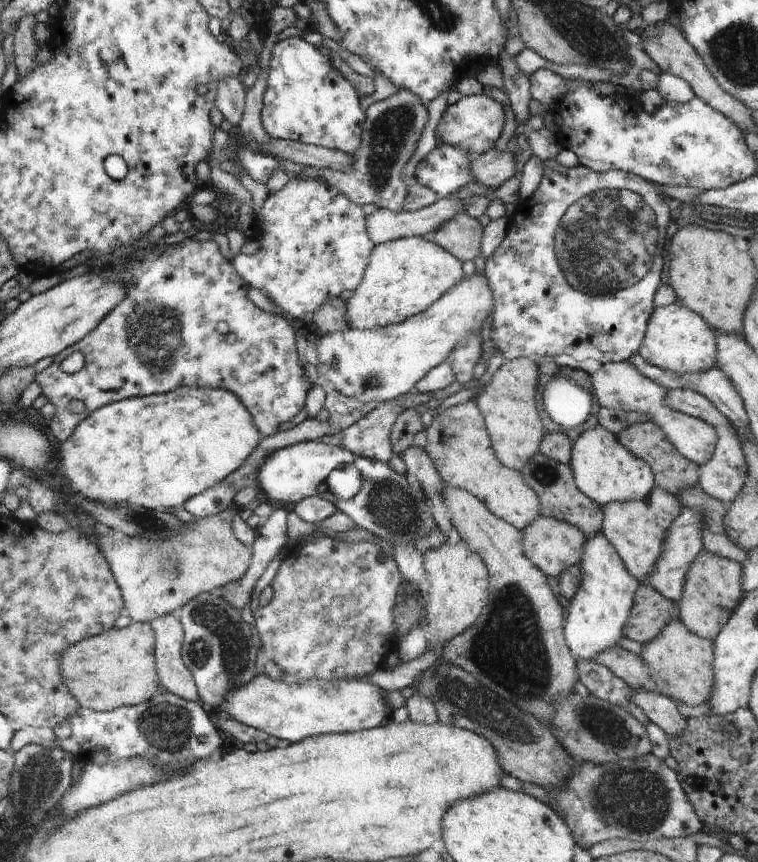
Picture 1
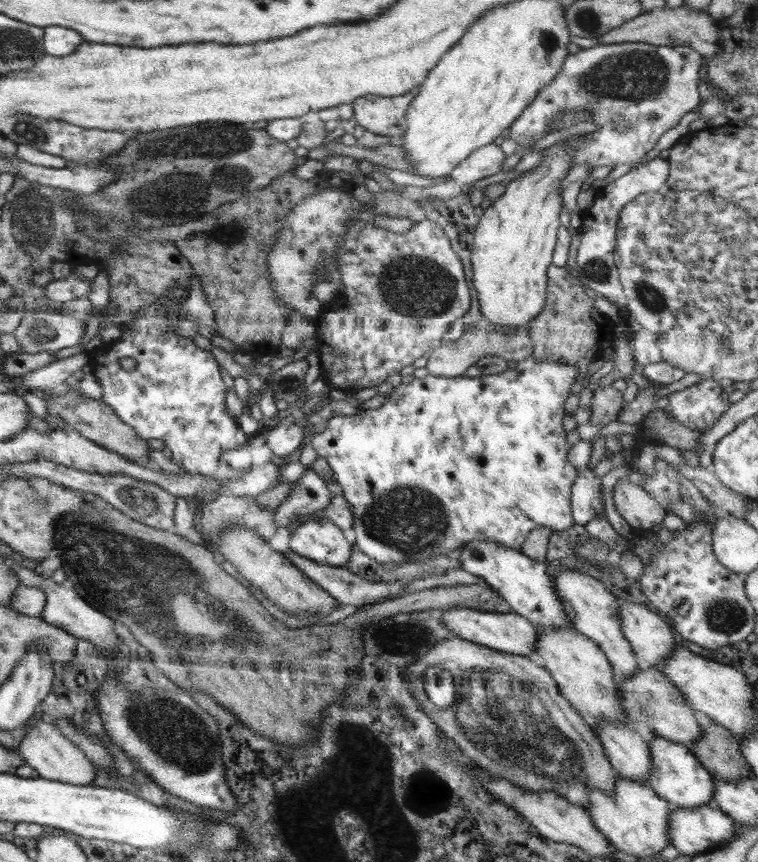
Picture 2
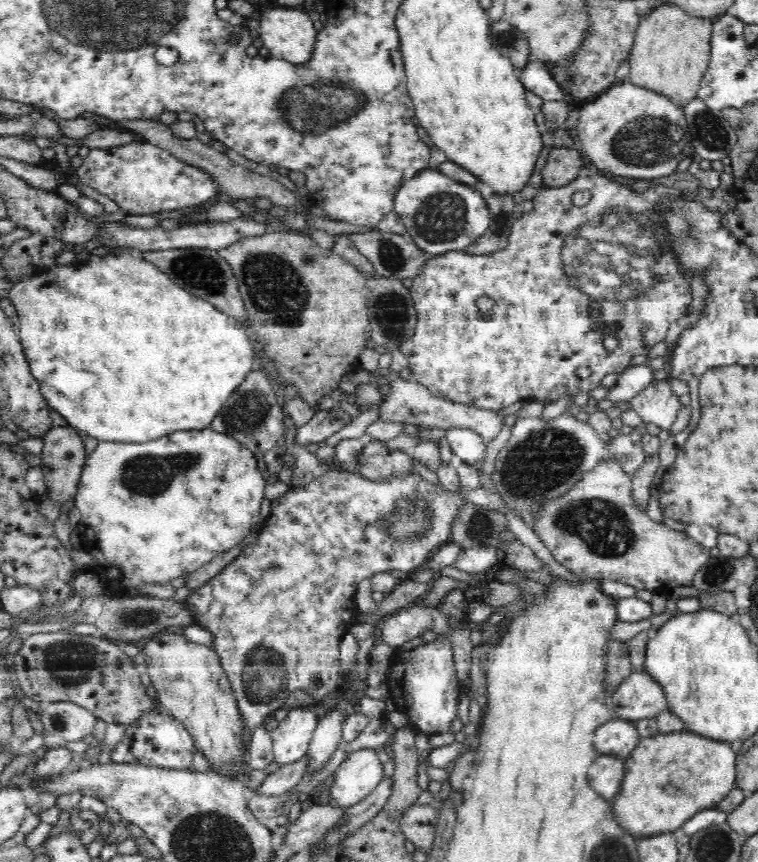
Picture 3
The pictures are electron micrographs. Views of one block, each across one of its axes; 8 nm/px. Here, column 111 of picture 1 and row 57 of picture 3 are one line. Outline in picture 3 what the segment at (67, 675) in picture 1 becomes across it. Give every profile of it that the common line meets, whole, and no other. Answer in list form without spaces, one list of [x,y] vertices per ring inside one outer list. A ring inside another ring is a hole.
[[[661,6],[639,23],[635,32],[627,82],[668,97],[678,107],[685,107],[697,97],[711,54],[712,19],[688,17],[681,9]]]

